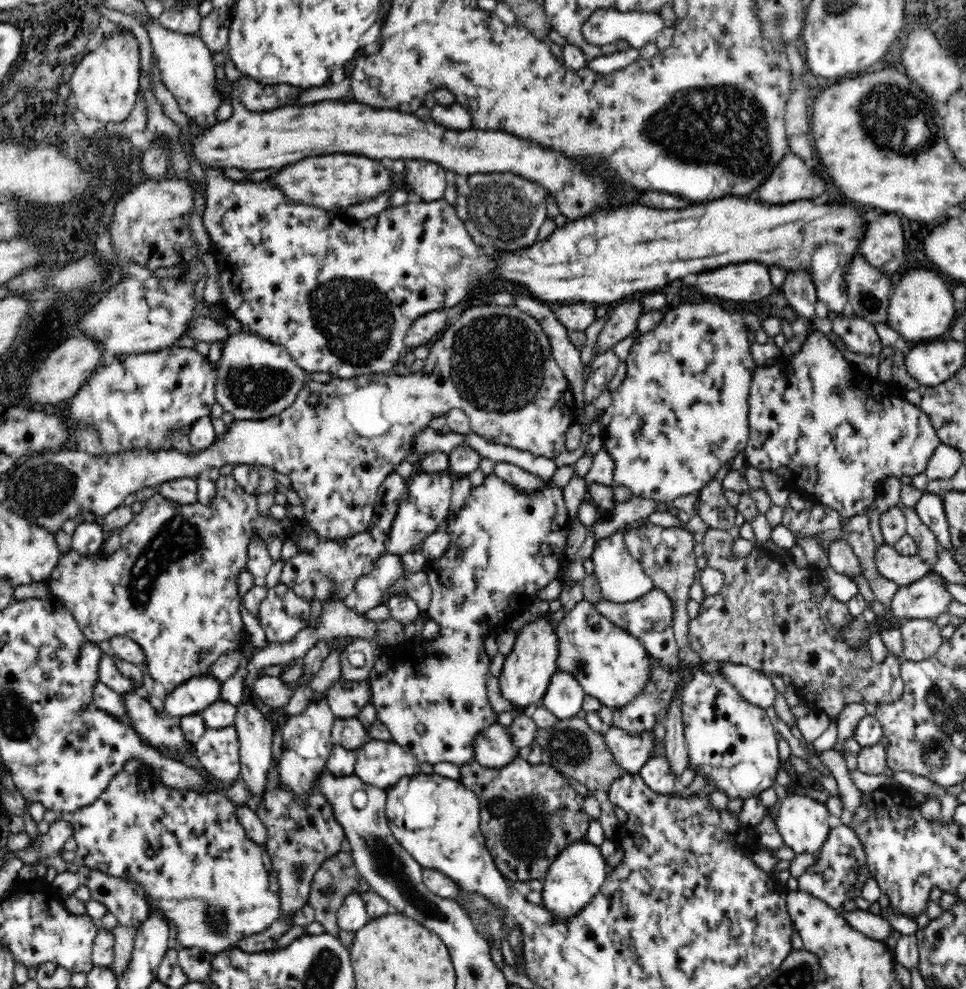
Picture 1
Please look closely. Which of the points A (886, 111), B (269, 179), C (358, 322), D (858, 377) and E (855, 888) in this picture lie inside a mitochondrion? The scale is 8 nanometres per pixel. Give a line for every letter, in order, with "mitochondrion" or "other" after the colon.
A: mitochondrion
B: other
C: mitochondrion
D: other
E: other

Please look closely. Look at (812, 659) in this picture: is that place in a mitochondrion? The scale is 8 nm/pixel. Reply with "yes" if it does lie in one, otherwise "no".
no

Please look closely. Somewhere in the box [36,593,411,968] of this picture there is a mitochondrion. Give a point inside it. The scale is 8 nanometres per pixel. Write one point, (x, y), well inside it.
(216, 918)

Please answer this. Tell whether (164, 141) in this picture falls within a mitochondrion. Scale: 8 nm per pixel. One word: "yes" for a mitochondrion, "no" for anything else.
no

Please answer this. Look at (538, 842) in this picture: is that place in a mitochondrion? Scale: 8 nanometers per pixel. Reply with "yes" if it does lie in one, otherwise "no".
yes

